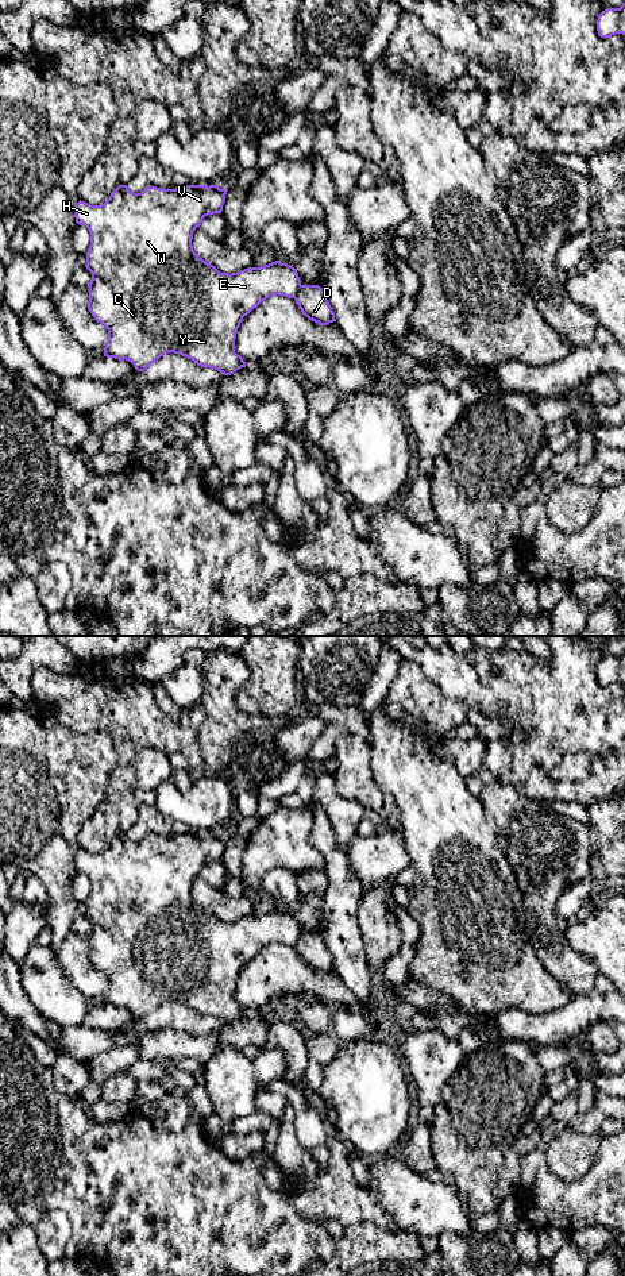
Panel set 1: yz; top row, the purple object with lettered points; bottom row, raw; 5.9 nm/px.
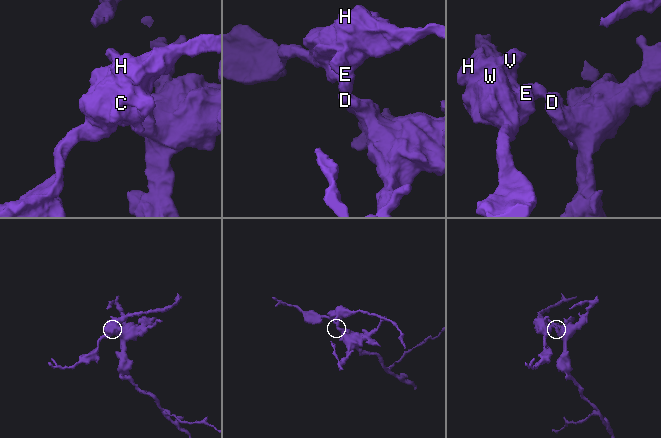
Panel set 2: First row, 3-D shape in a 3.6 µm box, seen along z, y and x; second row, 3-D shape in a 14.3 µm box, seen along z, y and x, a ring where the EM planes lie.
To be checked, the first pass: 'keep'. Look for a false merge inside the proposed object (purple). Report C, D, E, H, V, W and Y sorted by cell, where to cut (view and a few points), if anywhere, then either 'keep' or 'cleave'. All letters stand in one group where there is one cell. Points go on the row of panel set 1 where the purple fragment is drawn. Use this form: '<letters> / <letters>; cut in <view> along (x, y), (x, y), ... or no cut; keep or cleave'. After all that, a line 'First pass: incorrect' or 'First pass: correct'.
C E H V W Y / D; cut in yz along (301, 285), (293, 297); cleave
First pass: incorrect

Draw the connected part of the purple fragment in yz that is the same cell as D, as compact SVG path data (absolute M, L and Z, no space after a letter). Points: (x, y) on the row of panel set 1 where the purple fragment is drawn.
M301 285L294 300L309 320L320 325L336 321L335 313L319 285Z

